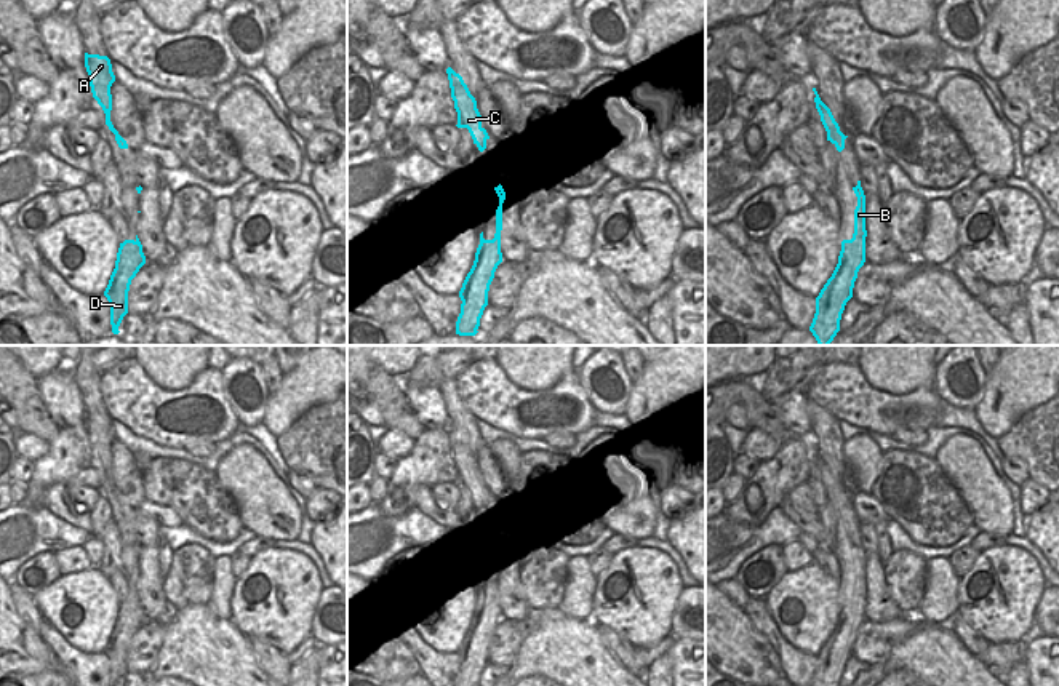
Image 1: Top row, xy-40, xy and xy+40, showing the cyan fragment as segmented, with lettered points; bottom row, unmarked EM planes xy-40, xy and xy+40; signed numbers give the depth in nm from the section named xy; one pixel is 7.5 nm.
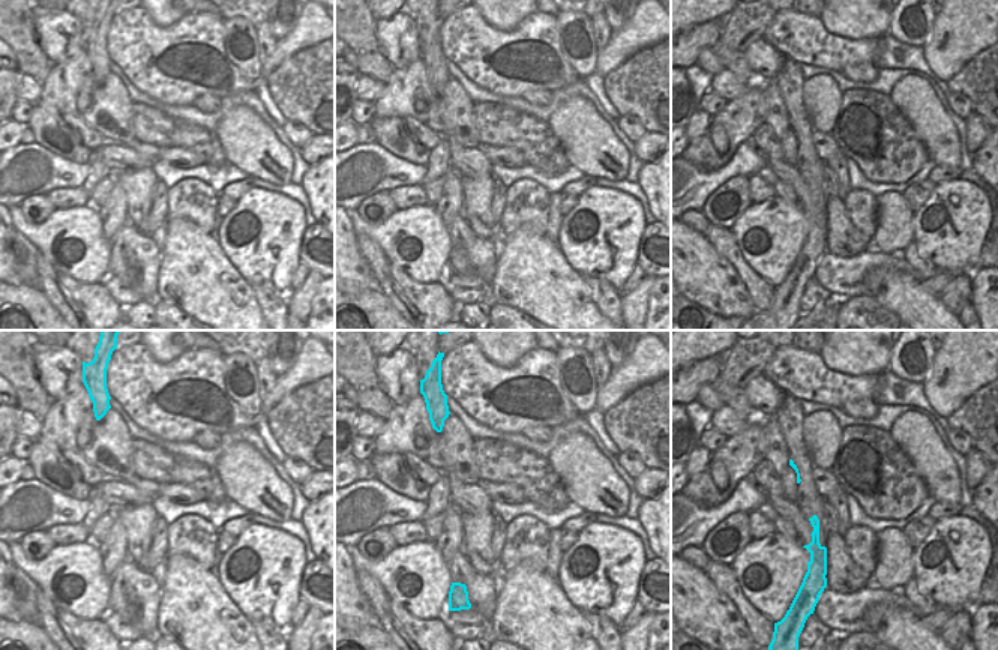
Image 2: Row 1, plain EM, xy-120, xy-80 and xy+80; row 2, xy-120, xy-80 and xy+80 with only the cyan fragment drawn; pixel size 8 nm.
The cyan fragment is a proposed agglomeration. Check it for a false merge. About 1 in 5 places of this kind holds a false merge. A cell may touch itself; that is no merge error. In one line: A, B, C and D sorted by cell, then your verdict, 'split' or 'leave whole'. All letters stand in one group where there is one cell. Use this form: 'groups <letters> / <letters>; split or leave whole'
groups A B C D; leave whole

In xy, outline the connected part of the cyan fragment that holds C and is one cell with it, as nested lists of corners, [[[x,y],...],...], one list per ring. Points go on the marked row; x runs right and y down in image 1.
[[[451,67],[446,69],[451,98],[454,101],[454,109],[458,112],[458,128],[467,128],[474,144],[480,152],[486,149],[486,141],[490,139],[486,130],[482,126],[482,115],[477,109],[477,101],[470,94],[462,77],[456,74]]]

